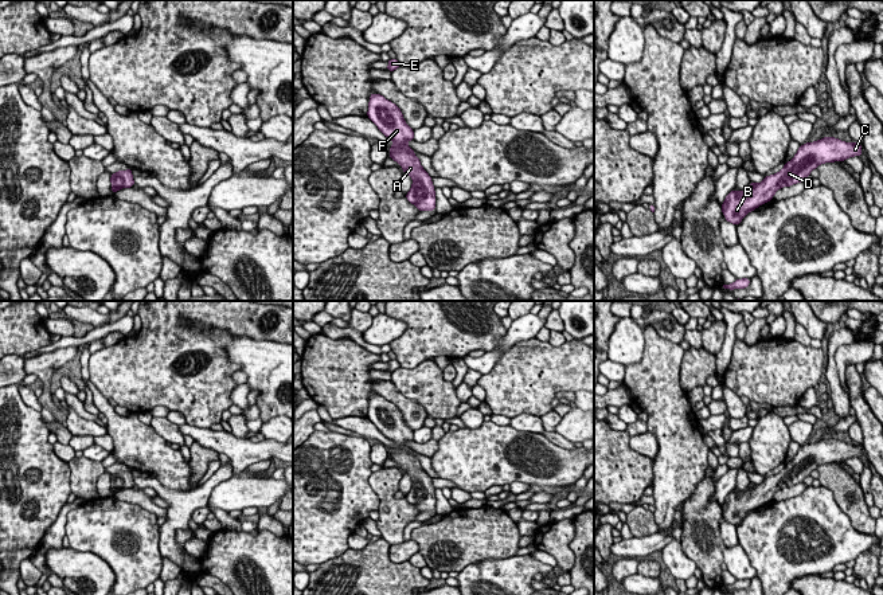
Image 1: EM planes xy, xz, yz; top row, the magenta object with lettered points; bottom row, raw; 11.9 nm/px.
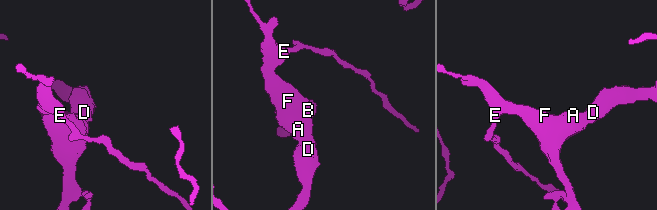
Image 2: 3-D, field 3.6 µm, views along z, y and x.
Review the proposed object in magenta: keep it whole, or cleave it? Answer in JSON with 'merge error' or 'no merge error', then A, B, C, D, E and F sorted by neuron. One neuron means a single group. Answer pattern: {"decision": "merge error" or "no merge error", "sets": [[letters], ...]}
{"decision": "no merge error", "sets": [["A", "B", "C", "D", "E", "F"]]}

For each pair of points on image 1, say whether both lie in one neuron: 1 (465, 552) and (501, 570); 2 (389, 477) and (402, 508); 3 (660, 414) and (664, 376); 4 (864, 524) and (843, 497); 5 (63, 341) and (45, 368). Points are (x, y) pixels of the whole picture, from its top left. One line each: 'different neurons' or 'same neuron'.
1: different neurons
2: same neuron
3: same neuron
4: same neuron
5: different neurons

